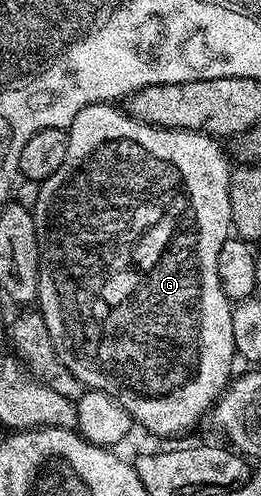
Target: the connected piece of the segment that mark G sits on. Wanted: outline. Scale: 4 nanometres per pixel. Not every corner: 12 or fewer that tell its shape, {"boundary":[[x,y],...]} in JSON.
{"boundary":[[106,102],[31,210],[59,360],[157,436],[237,347],[220,139]]}

